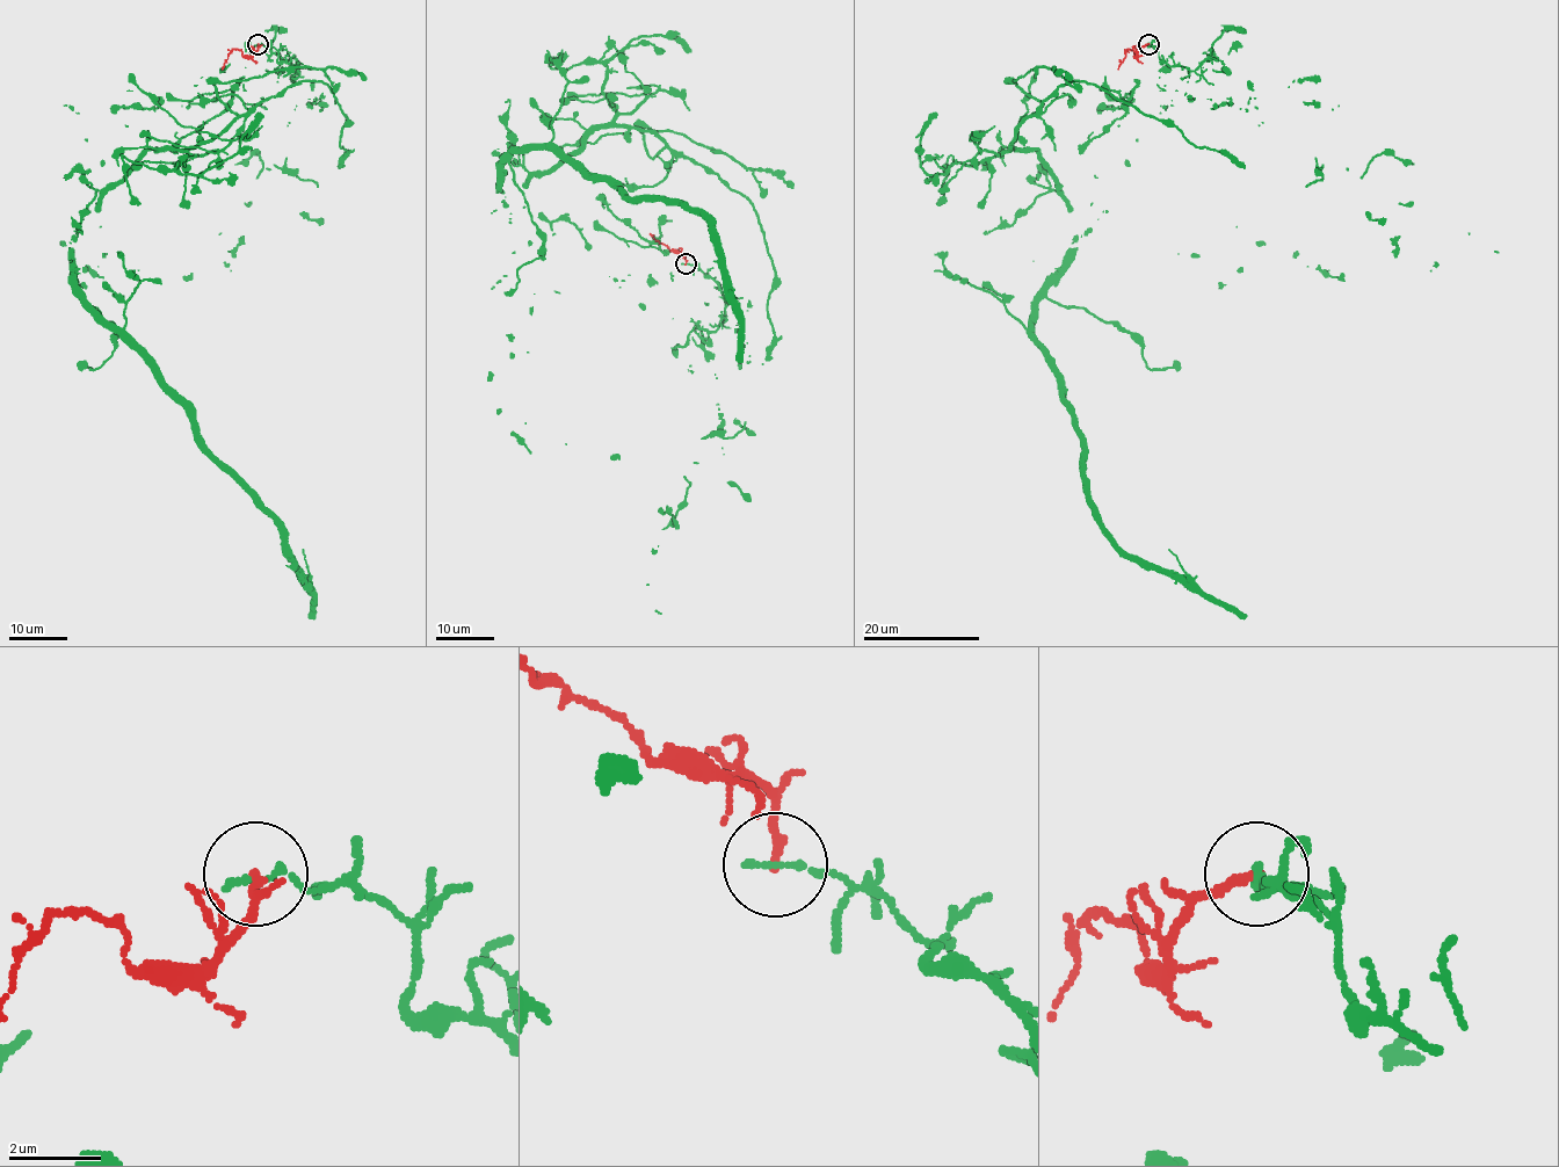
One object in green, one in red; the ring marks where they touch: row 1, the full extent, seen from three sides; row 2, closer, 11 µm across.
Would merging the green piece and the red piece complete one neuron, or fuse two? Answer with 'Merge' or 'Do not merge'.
Do not merge

